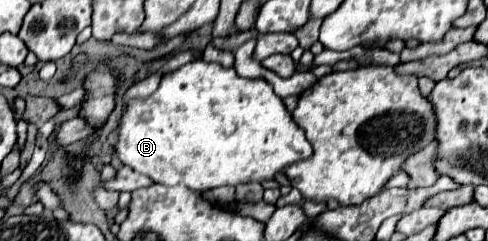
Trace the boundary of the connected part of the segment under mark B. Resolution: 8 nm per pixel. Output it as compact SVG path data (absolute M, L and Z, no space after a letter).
M205 61L187 63L181 69L163 75L157 91L149 97L129 99L127 109L119 119L113 149L123 165L151 177L153 185L189 187L191 191L273 179L287 165L307 159L313 153L305 133L293 123L291 113L267 81L243 79L233 69Z

